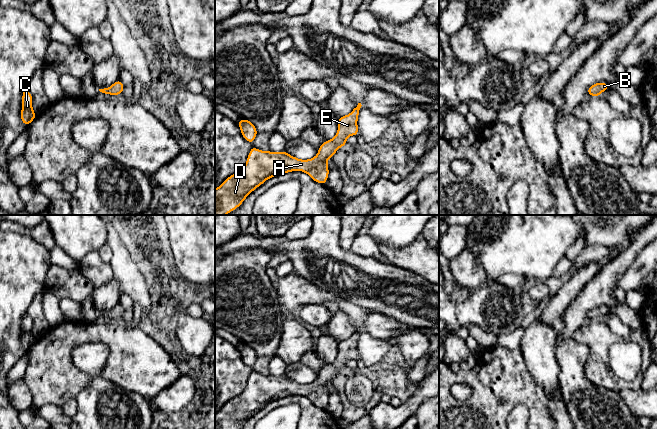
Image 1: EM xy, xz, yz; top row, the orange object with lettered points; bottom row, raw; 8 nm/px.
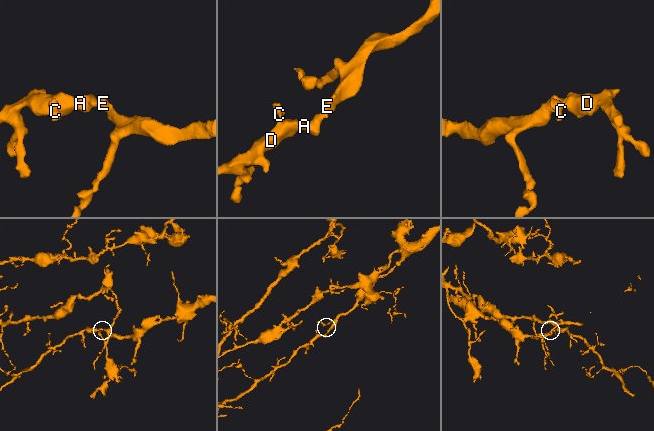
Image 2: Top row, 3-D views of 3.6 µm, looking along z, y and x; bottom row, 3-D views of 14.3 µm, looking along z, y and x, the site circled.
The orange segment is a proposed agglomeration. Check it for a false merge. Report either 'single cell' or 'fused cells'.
single cell

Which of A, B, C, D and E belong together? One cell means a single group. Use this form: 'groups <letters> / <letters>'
groups A B C D E

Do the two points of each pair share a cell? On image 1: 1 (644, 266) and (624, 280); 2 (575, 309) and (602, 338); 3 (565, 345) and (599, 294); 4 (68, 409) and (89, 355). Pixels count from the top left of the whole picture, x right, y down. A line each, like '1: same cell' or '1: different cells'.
1: same cell
2: different cells
3: same cell
4: different cells

